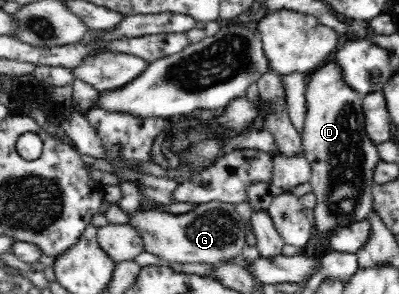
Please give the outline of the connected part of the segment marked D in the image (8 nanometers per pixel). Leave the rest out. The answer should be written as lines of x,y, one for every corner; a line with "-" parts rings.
331,60
314,70
313,73
308,74
306,86
307,111
303,125
302,156
311,166
312,176
308,182
316,195
316,205
311,210
310,216
315,223
314,227
317,229
319,237
329,239
329,235
340,227
347,227
349,223
367,220
373,203
372,187
376,184
374,171
381,159
377,153
377,144
366,133
362,95
353,91
345,83
336,61

